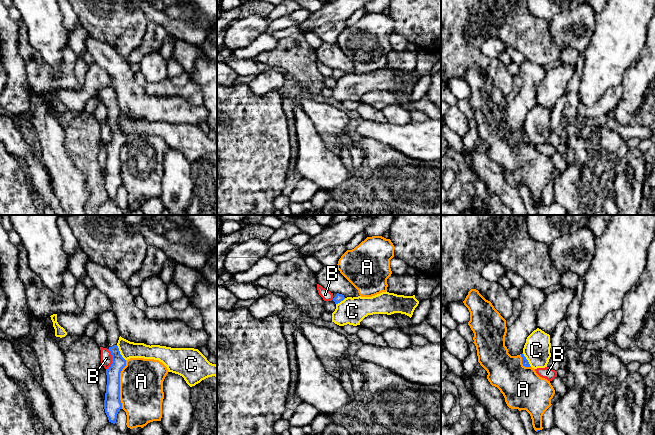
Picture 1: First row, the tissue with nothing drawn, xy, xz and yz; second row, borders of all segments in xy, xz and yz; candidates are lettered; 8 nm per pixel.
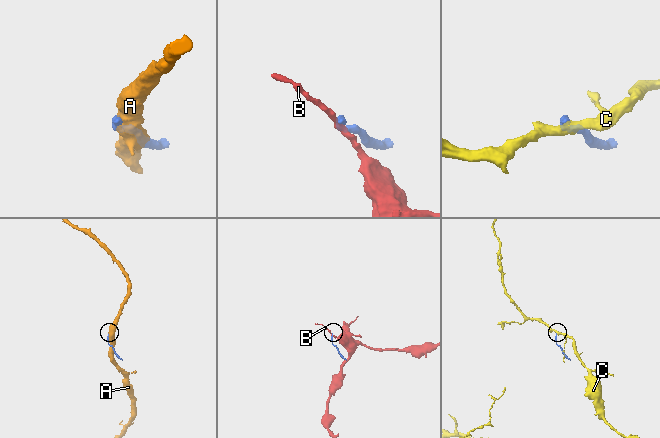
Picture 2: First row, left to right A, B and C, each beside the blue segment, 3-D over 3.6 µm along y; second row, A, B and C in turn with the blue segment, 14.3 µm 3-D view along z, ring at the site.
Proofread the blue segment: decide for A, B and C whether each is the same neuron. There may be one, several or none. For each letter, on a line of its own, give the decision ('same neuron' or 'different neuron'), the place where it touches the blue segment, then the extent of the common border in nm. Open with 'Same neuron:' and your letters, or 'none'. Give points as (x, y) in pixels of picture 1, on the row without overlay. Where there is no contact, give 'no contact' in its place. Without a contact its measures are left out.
Same neuron: none
A: different neuron; meets blue in xy at (119, 160); contact 400 nm long
B: different neuron; meets blue in xy at (112, 136); contact 180 nm long
C: different neuron; meets blue in xy at (119, 129); contact 150 nm long

